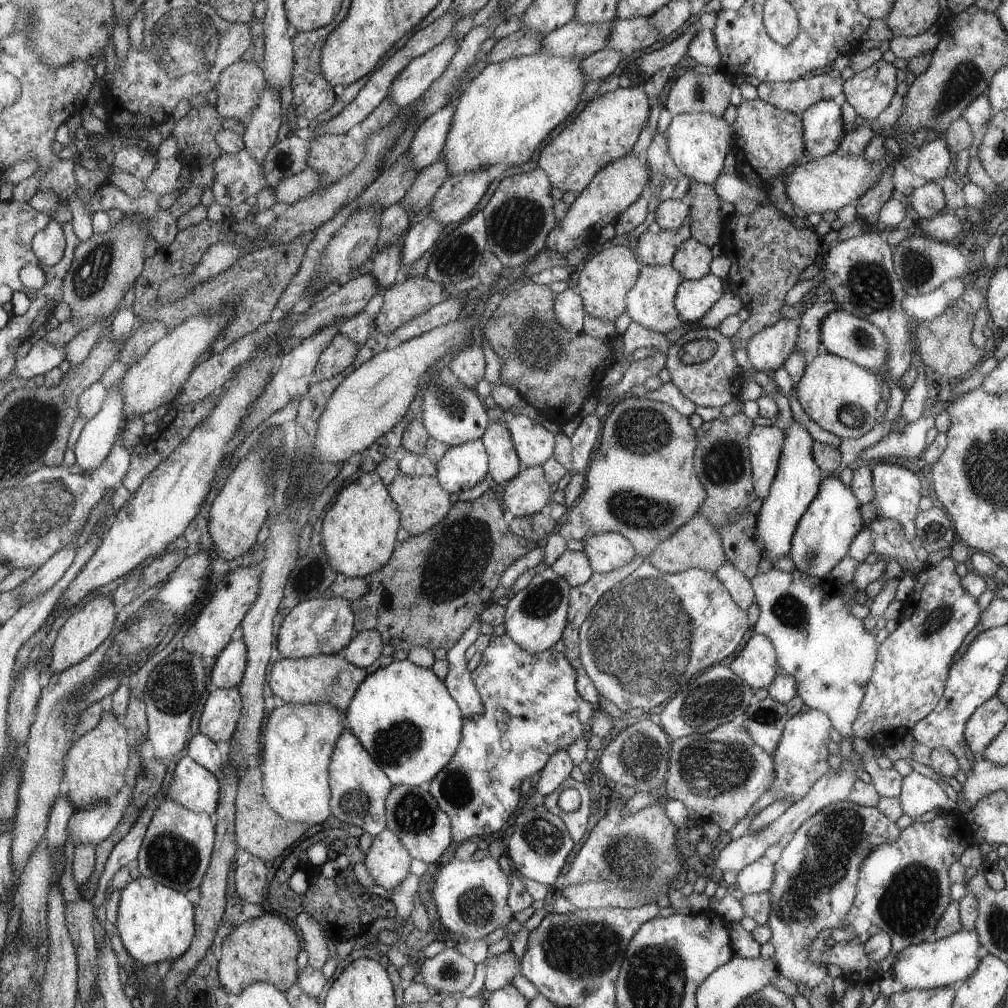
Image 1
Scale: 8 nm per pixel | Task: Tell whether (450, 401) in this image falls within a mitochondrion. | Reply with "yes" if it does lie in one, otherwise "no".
yes

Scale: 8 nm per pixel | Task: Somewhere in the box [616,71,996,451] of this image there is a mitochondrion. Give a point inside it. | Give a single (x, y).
(869, 288)

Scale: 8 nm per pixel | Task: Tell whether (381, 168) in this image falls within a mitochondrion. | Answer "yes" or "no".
no

